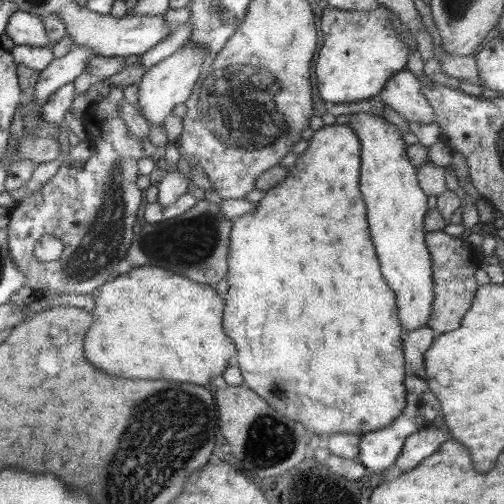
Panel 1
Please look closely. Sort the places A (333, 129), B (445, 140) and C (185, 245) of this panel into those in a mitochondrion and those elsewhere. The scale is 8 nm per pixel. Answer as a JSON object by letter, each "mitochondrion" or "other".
{"A":"other","B":"other","C":"mitochondrion"}

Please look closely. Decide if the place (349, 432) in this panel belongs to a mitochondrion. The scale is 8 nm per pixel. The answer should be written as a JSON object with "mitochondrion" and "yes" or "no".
{"mitochondrion":"no"}

